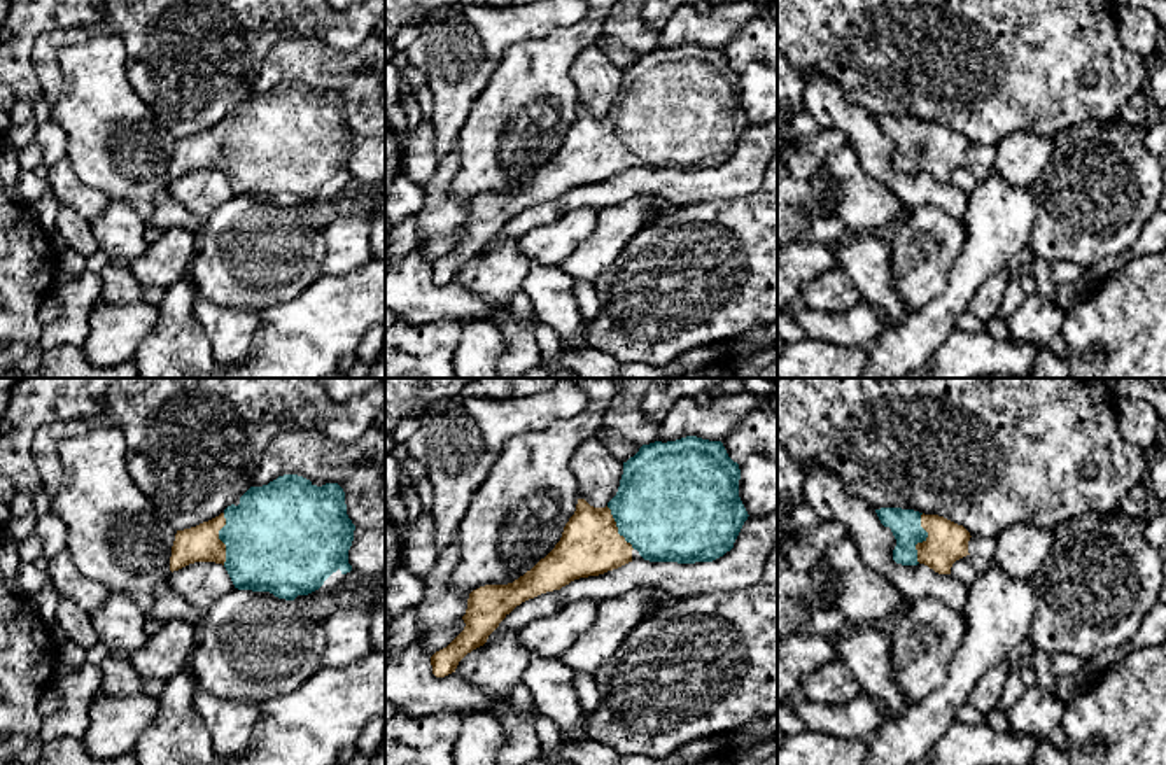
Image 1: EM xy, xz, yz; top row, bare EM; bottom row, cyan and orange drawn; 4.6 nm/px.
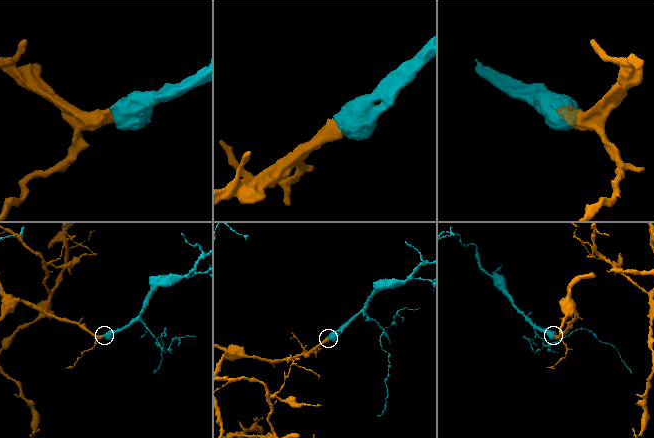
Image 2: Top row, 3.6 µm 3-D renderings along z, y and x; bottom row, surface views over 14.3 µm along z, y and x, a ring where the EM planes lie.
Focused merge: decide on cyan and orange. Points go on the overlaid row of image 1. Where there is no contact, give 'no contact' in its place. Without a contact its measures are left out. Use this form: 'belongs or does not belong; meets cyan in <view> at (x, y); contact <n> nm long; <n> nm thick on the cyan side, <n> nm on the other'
belongs; meets cyan in yz at (923, 540); contact 240 nm long; 140 nm thick on the cyan side, 190 nm on the other

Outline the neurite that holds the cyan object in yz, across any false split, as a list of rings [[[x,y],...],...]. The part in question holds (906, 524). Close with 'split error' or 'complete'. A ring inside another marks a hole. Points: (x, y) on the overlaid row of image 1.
[[[881,508],[875,513],[896,539],[896,564],[924,564],[938,574],[951,574],[952,564],[970,555],[970,532],[944,516],[902,508]]]; split error

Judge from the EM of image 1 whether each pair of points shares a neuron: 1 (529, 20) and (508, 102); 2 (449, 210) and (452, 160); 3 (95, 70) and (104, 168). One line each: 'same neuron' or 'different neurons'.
1: different neurons
2: same neuron
3: same neuron

